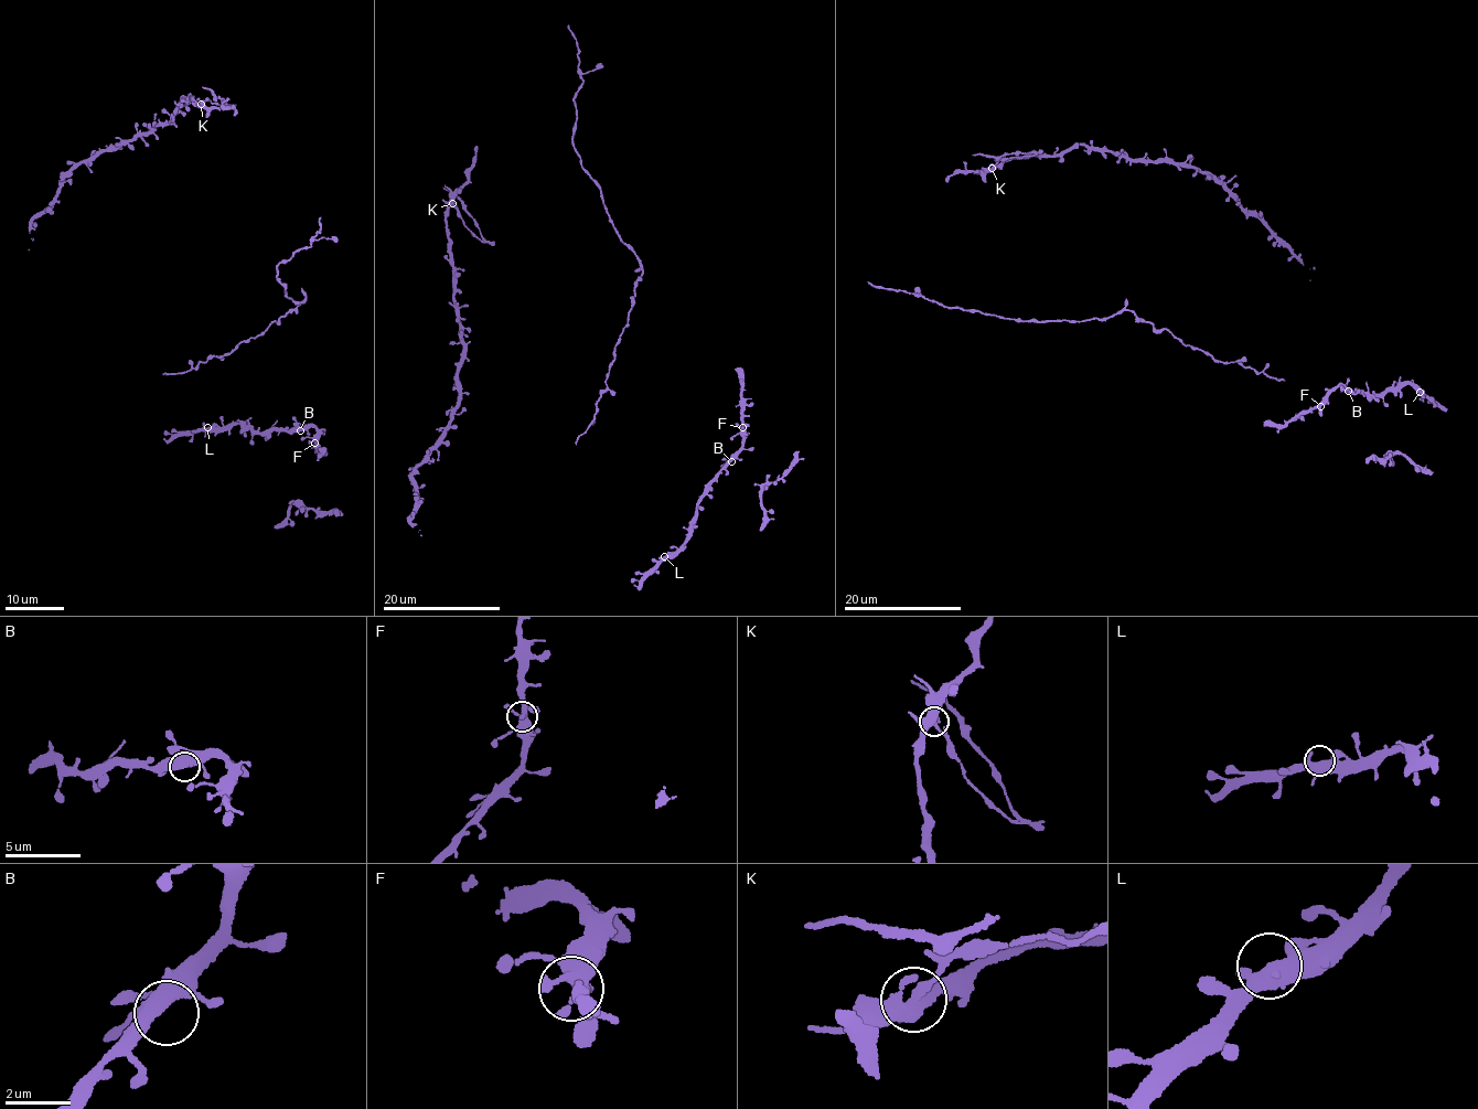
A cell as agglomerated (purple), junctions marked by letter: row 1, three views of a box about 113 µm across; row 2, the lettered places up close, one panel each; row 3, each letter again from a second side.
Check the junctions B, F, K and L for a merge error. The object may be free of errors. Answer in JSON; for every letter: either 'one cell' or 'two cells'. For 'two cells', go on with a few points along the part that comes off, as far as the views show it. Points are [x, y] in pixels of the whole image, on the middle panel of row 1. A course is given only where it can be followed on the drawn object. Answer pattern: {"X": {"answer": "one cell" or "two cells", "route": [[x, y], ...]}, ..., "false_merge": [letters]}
{"B": {"answer": "one cell"}, "F": {"answer": "one cell"}, "K": {"answer": "two cells", "route": [[452, 203], [463, 224], [482, 238], [478, 224], [463, 203], [442, 187]]}, "L": {"answer": "one cell"}, "false_merge": ["K"]}

